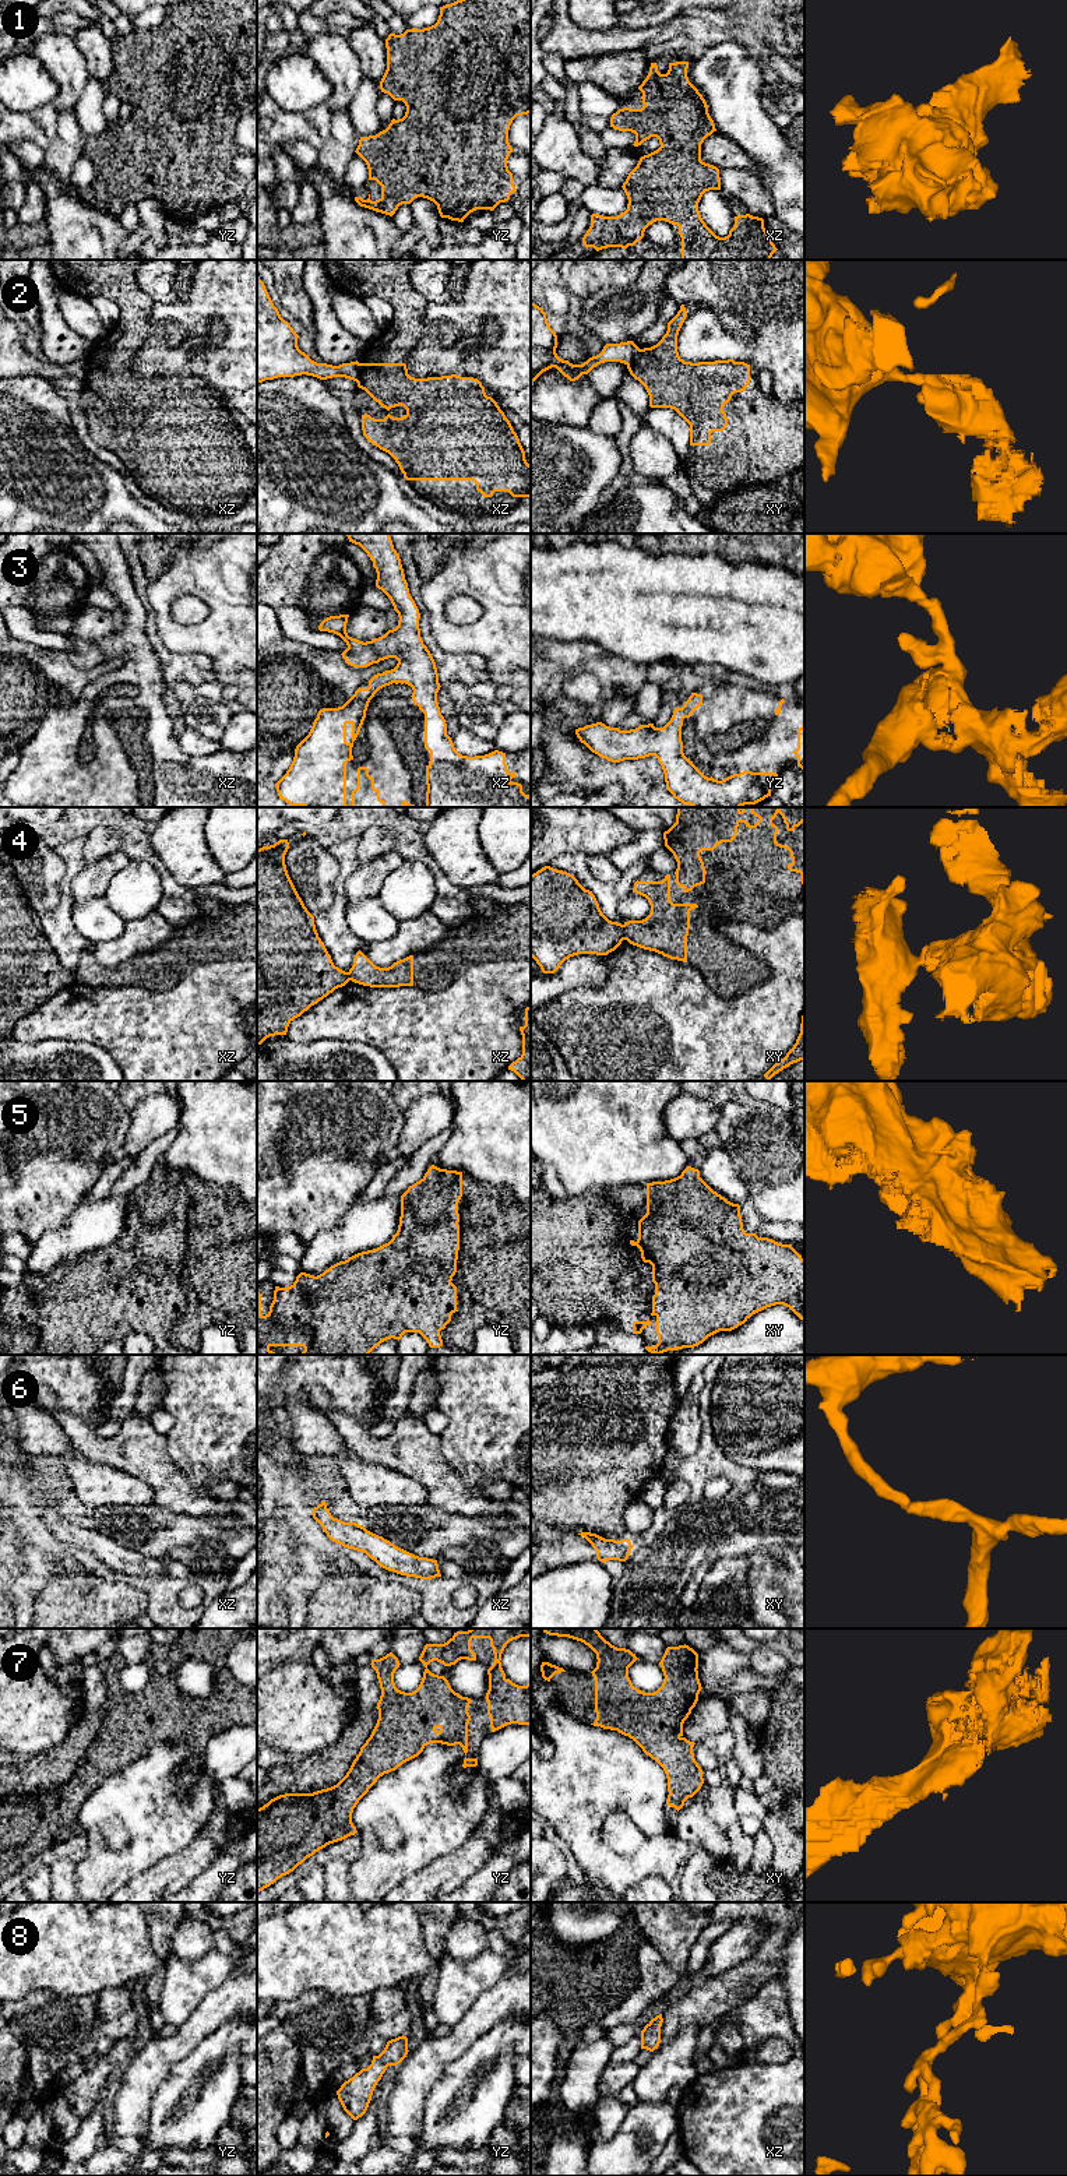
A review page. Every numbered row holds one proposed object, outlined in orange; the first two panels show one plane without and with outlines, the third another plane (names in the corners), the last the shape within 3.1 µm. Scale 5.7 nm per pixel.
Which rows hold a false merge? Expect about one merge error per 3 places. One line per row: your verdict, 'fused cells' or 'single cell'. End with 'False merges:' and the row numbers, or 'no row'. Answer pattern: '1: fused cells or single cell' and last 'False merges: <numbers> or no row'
1: single cell
2: fused cells
3: single cell
4: fused cells
5: single cell
6: single cell
7: single cell
8: single cell
False merges: 2, 4

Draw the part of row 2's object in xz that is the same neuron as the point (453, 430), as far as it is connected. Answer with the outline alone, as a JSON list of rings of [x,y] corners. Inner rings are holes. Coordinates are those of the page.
[[[360,363],[358,387],[387,411],[399,405],[406,409],[406,415],[401,418],[390,413],[384,419],[362,415],[363,436],[395,460],[406,480],[473,480],[483,497],[492,497],[494,492],[531,497],[531,465],[525,460],[520,439],[478,378],[457,374],[415,378],[408,374],[405,363]]]

